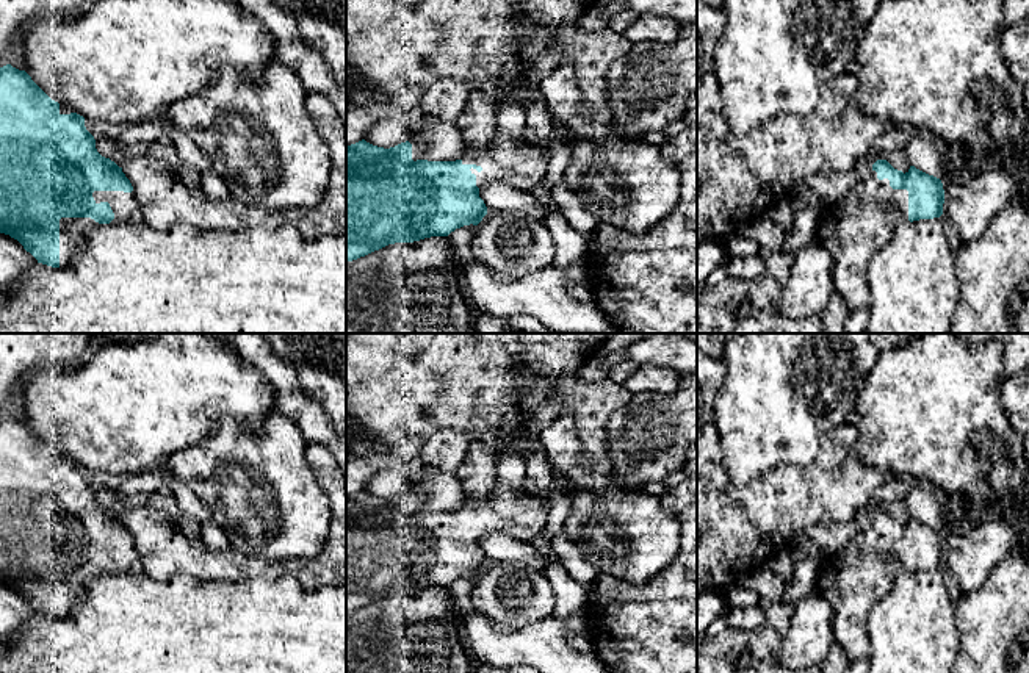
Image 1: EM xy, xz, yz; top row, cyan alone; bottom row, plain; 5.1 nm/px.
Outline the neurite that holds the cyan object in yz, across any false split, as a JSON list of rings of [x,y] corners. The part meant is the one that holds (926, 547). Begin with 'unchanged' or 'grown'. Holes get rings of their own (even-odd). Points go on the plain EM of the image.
grown; [[[877,510],[871,527],[858,532],[843,549],[822,554],[818,563],[816,593],[833,607],[833,634],[849,660],[869,659],[868,612],[890,592],[894,578],[901,571],[940,568],[943,554],[944,540],[940,529],[915,516],[904,524],[886,510]]]

